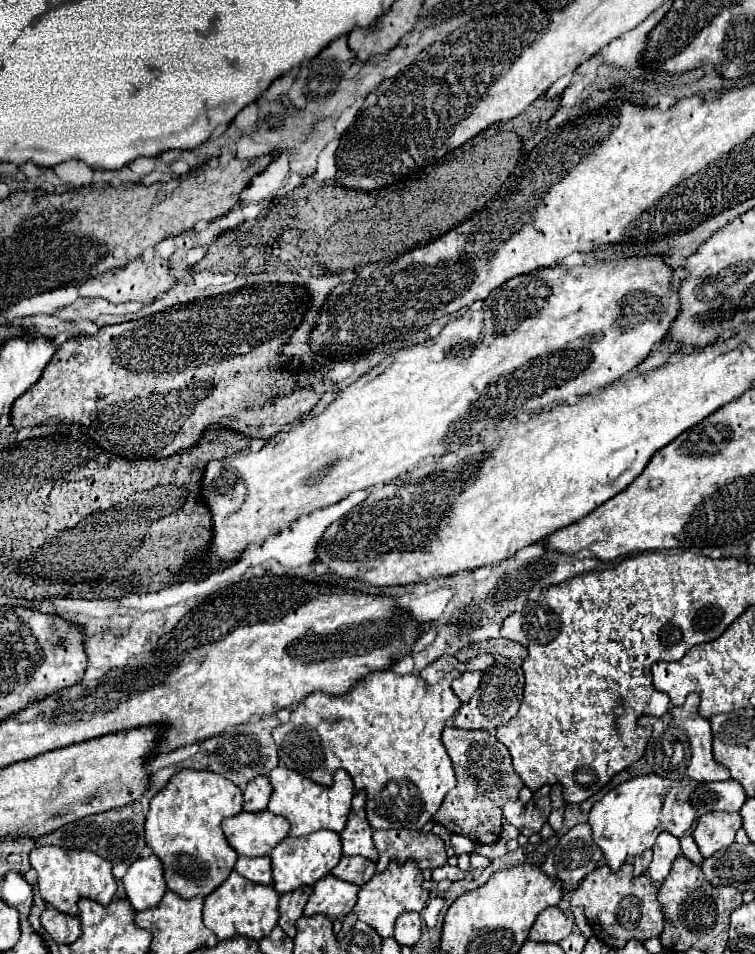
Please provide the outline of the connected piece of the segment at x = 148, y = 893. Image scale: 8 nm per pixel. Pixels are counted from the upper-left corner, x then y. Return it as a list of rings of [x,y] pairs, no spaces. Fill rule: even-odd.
[[[156,855],[140,857],[138,861],[134,861],[122,883],[136,911],[152,909],[162,901],[164,893],[168,891],[162,861]]]

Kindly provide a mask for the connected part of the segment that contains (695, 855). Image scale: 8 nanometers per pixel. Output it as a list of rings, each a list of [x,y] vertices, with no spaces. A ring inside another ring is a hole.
[[[690,835],[682,837],[682,839],[680,839],[680,843],[682,843],[682,855],[684,855],[684,857],[688,857],[692,863],[700,865],[700,863],[704,861],[704,857],[700,855],[700,851],[698,851],[698,847],[694,845],[694,839],[692,839]]]

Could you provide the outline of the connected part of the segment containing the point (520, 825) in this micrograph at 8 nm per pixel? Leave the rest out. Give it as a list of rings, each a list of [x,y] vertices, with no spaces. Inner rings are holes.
[[[542,797],[542,799],[532,799],[528,803],[516,799],[516,801],[508,801],[502,811],[504,811],[504,819],[514,825],[522,835],[530,837],[534,833],[540,833],[542,825],[548,821],[552,809],[552,801],[550,797]]]

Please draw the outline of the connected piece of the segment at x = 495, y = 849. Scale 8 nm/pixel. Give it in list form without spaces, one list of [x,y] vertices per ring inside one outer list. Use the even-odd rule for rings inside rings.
[[[498,839],[496,843],[490,843],[490,845],[476,845],[474,847],[476,853],[488,857],[488,859],[498,859],[498,857],[504,857],[508,853],[508,847],[506,847],[506,841],[504,839]]]

